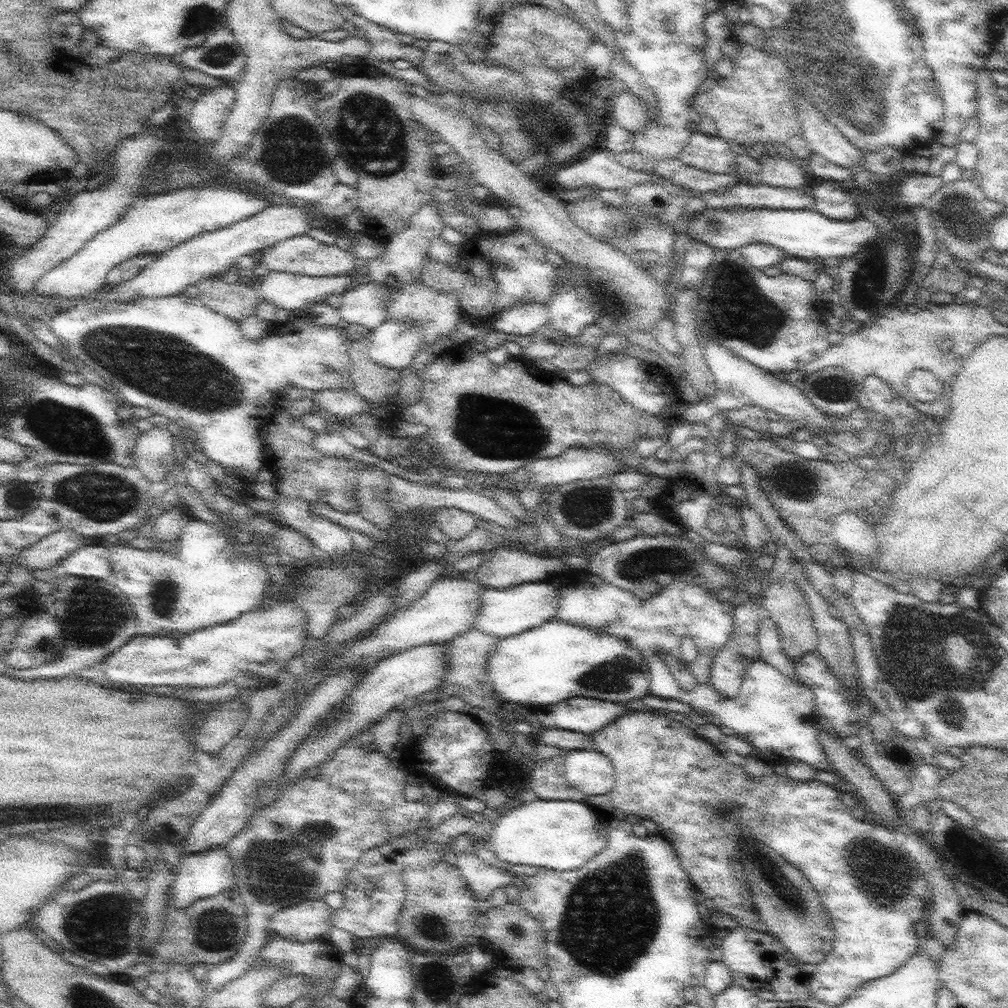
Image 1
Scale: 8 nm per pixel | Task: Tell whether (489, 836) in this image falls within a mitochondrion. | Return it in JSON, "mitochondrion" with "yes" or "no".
{"mitochondrion":"no"}

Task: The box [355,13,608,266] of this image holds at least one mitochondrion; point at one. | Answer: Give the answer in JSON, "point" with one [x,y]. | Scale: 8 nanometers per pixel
{"point":[387,155]}

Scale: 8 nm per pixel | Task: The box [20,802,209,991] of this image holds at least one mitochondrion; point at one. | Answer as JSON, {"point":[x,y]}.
{"point":[92,911]}

